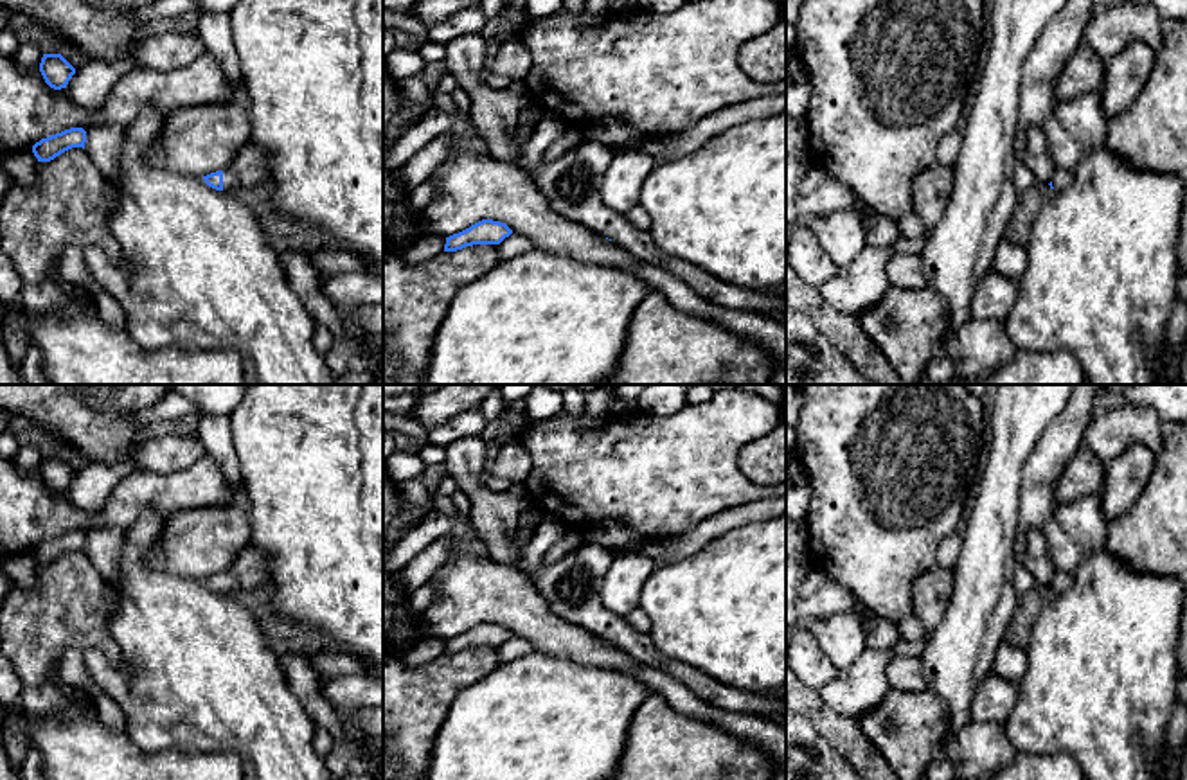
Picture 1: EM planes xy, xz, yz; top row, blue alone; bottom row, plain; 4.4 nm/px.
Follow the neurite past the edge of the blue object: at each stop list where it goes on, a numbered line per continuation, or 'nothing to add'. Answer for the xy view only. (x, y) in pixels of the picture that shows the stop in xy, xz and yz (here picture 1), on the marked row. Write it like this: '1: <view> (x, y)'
1: xy (231, 180)

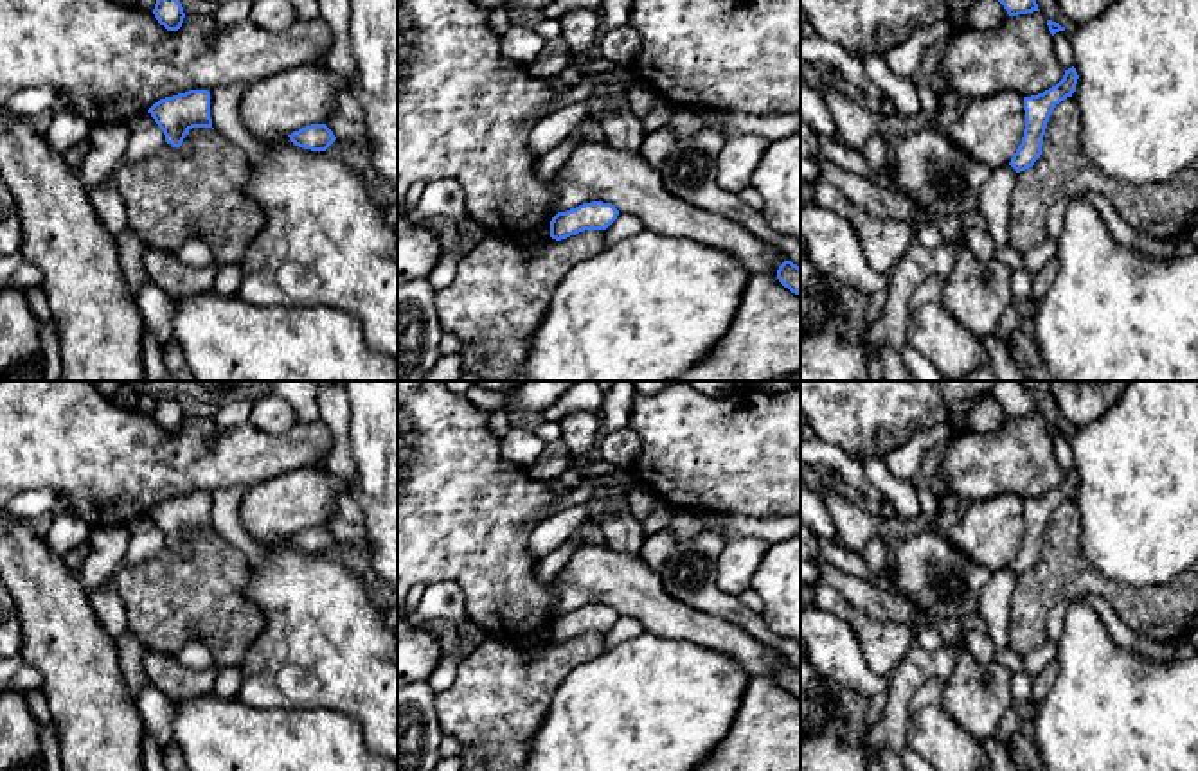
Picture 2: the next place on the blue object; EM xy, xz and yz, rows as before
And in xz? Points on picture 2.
nothing to add

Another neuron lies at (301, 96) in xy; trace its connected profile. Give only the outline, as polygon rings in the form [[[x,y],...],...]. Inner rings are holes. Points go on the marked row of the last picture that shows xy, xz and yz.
[[[299,65],[245,86],[239,115],[245,128],[266,142],[324,124],[333,111],[333,97],[344,90],[351,90],[351,83],[326,65]]]

